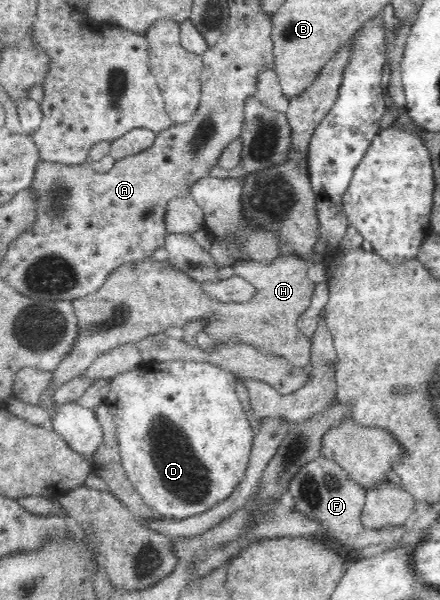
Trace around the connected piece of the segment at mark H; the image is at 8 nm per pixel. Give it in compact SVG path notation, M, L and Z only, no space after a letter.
M296 254L276 257L270 265L243 259L236 261L233 265L235 275L246 279L256 288L254 297L246 303L222 303L212 299L200 289L200 282L186 273L181 275L173 271L169 261L156 261L148 257L116 267L98 291L72 301L78 316L78 337L72 351L62 357L62 362L53 371L53 380L42 392L39 406L52 409L54 389L74 376L84 374L99 355L127 343L134 344L168 327L183 328L194 320L204 320L204 332L219 342L236 340L252 344L307 370L311 343L310 338L302 335L298 329L297 319L308 309L316 287L314 281L308 279L309 266L302 256Z

